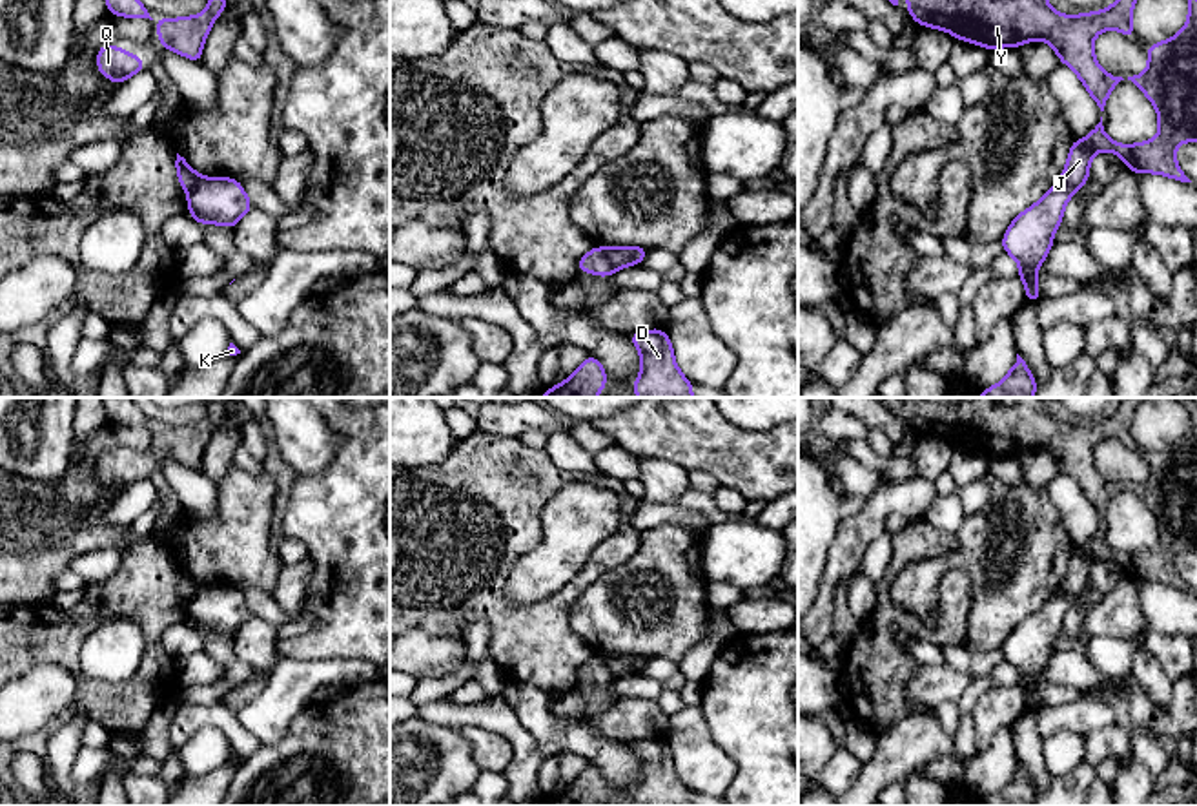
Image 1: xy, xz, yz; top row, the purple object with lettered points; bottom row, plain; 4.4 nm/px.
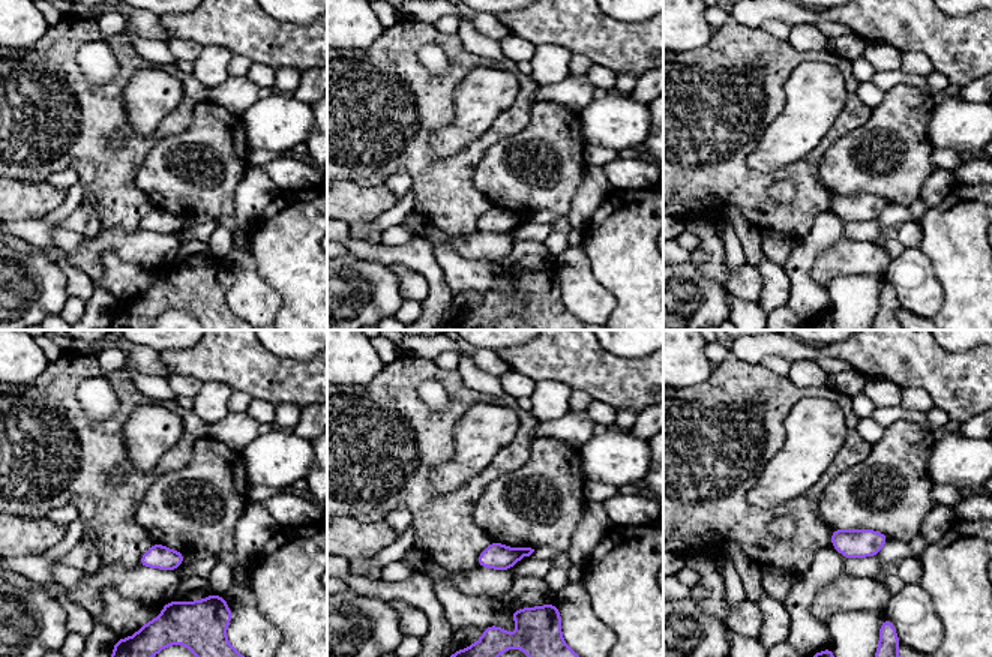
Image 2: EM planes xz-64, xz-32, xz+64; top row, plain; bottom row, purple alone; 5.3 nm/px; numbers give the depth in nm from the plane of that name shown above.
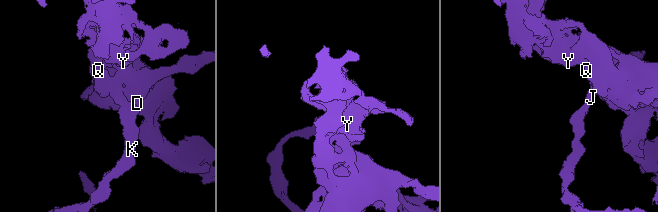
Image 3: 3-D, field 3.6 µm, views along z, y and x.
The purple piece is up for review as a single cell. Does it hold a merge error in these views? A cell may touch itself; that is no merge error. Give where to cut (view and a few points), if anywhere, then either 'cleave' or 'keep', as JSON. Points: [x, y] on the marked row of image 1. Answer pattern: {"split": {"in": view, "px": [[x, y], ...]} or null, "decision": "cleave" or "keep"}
{"split": {"in": "xz", "px": [[603, 248], [616, 268]]}, "decision": "cleave"}

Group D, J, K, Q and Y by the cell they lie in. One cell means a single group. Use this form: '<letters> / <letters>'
D J Q Y / K

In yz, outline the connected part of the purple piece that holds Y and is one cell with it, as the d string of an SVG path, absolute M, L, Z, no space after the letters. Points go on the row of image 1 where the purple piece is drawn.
M907 0L907 11L920 26L947 31L989 51L1046 40L1104 111L1111 89L1124 78L1097 64L1093 38L1106 29L1117 29L1135 40L1135 2L1117 0L1102 11L1077 16L1055 11L1048 0Z

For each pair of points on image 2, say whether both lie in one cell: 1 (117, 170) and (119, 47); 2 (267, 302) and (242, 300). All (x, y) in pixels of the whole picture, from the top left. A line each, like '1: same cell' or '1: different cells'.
1: same cell
2: same cell

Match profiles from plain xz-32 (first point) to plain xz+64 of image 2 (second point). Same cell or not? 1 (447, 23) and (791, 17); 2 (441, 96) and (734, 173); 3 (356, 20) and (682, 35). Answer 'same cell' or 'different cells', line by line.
1: different cells
2: same cell
3: same cell

